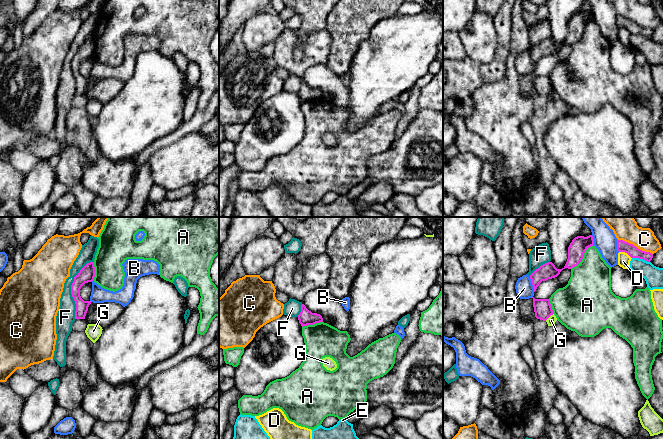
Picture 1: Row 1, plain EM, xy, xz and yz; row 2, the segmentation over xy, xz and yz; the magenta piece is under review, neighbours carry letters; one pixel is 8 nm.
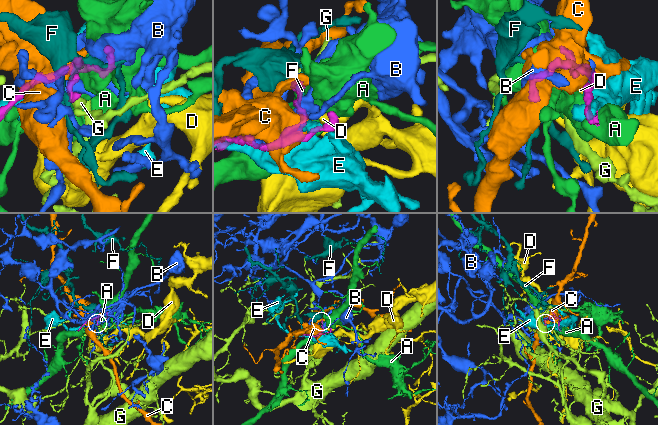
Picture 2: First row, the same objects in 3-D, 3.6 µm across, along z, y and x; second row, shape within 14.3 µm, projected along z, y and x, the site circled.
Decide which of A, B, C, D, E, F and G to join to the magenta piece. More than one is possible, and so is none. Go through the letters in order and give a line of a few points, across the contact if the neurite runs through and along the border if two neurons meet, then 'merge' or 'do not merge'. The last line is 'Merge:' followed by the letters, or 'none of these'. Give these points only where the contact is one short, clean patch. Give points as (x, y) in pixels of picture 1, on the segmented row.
A: do not merge
B: do not merge
C: do not merge
D: do not merge
E: do not merge
F: do not merge
G: line yz (553, 314), (545, 320); do not merge
Merge: none of these

